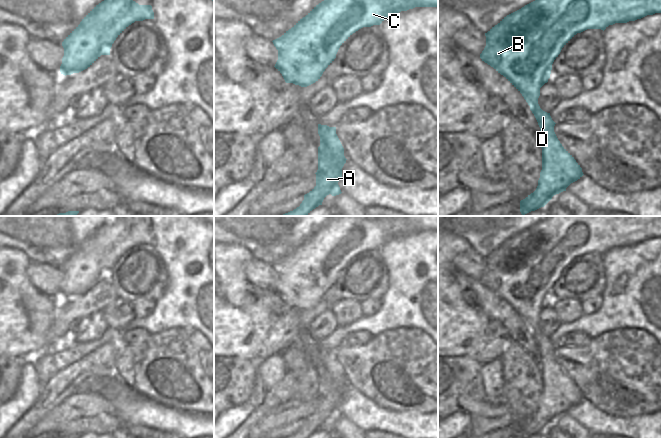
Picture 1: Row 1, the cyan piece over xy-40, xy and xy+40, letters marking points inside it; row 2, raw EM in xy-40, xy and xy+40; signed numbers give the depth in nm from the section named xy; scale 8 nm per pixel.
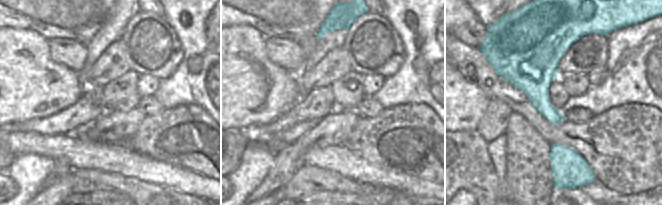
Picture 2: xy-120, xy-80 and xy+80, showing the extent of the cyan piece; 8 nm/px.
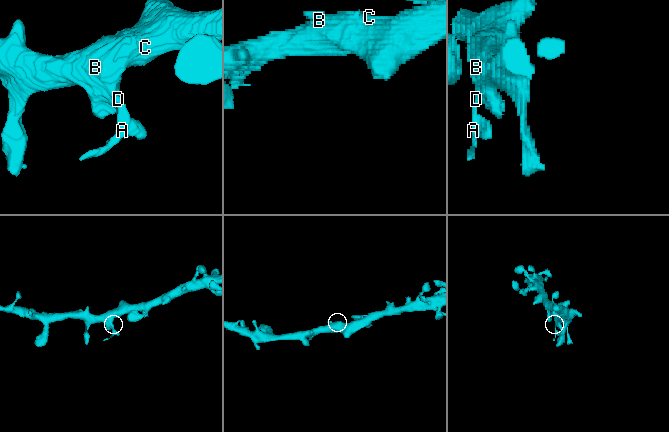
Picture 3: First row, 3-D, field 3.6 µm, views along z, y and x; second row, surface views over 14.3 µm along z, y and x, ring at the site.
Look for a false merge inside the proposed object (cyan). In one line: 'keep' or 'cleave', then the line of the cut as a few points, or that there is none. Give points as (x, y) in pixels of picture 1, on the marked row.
keep | no cut

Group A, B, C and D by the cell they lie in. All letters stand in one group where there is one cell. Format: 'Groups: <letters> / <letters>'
Groups: A B C D

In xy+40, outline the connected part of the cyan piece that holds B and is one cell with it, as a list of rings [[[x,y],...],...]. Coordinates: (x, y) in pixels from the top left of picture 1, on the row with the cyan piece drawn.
[[[535,0],[507,15],[485,33],[486,46],[480,54],[480,58],[503,75],[522,94],[530,106],[541,131],[539,143],[542,148],[542,170],[536,190],[520,201],[522,215],[544,207],[554,195],[566,191],[571,183],[584,175],[580,165],[558,140],[554,132],[556,123],[552,120],[550,113],[543,111],[538,104],[540,88],[548,82],[554,60],[558,57],[562,48],[577,33],[587,29],[601,29],[604,31],[609,25],[635,21],[655,13],[661,13],[661,0]]]

